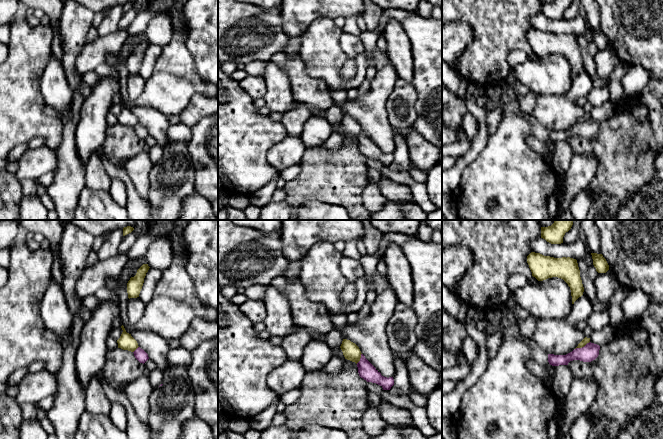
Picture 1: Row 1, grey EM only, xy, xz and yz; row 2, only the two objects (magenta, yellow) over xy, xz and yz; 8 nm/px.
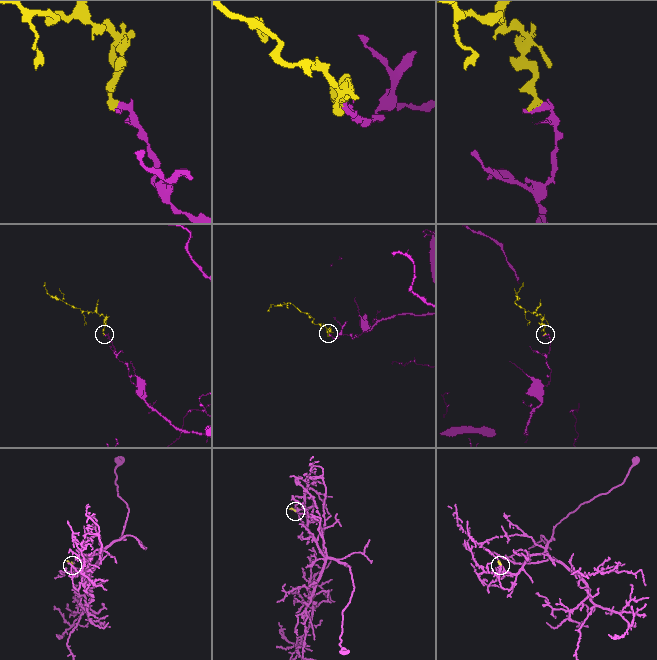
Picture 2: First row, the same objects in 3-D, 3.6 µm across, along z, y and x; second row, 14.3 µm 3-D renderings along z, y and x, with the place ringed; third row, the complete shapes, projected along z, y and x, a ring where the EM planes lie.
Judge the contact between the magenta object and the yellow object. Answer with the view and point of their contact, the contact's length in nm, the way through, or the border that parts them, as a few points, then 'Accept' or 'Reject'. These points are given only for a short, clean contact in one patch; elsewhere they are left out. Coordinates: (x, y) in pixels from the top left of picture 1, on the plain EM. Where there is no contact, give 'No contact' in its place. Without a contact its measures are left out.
Touches magenta at yz (582, 123). Shared border 140 nm. Boundary: yz (589, 117), (575, 125). Reject

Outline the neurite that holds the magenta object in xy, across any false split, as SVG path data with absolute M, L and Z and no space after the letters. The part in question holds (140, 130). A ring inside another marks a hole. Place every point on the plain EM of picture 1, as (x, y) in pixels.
M138 123L133 129L134 129L135 134L140 139L144 140L149 135L148 130L140 123Z

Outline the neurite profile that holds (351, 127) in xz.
M343 115L340 124L345 135L355 138L356 140L360 137L362 129L355 119L351 118L350 116Z

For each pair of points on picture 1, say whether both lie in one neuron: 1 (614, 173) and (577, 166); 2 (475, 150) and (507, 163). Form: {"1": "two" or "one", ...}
{"1": "two", "2": "two"}

